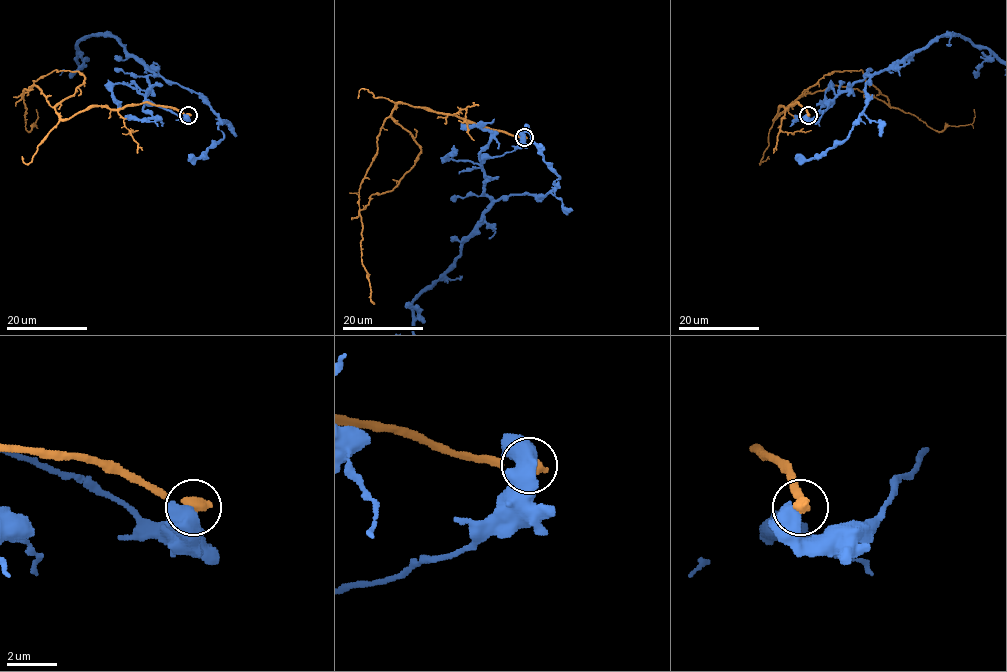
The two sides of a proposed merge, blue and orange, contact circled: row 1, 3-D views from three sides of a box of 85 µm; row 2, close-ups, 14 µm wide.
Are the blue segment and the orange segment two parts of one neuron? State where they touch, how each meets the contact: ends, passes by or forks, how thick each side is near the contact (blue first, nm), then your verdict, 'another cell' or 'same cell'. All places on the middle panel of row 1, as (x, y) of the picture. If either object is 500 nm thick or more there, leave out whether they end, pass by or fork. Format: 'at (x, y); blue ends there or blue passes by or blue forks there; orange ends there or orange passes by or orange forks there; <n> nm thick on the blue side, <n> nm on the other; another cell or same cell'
at (524, 137); 650 nm thick on the blue side, 460 nm on the other; another cell

